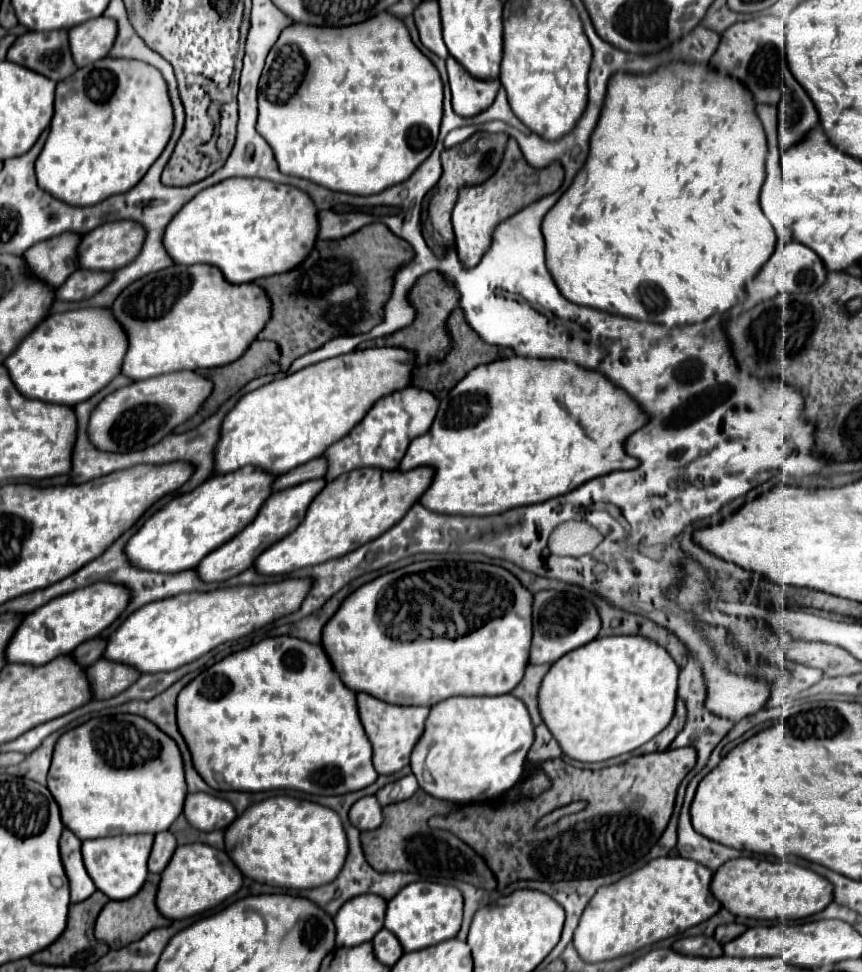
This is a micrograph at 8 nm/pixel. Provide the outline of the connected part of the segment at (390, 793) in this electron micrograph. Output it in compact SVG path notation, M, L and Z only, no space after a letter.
M409 774L409 776L401 778L401 780L397 780L397 782L391 782L391 784L383 786L375 796L379 798L381 806L387 806L387 804L411 798L417 792L417 788L419 788L417 778L413 774Z

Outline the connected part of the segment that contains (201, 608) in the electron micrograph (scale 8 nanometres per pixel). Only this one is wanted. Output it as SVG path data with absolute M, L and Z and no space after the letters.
M283 580L263 586L235 586L213 592L191 592L163 602L151 602L135 614L131 614L107 640L101 658L135 668L139 674L171 672L203 654L211 652L223 642L237 640L253 630L295 612L305 594L309 592L309 580Z

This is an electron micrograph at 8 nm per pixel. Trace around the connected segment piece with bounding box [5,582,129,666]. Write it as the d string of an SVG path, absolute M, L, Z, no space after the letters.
M97 582L47 602L45 606L37 608L35 612L23 618L23 622L19 624L19 628L15 630L15 634L11 636L5 648L5 664L41 666L57 656L71 654L75 646L95 638L101 630L113 624L127 606L127 600L129 600L127 588L107 582Z

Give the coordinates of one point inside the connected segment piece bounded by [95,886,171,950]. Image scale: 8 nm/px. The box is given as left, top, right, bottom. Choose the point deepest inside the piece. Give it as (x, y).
(120, 923)

